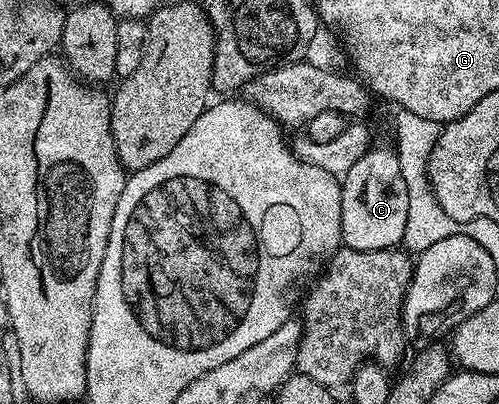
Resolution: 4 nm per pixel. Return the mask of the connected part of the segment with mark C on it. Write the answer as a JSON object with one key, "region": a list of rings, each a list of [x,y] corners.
{"region":[[[370,147],[359,159],[359,163],[355,163],[355,167],[351,167],[343,174],[341,181],[341,243],[344,248],[354,249],[355,251],[379,251],[380,249],[391,249],[401,245],[403,239],[403,227],[407,227],[407,183],[403,183],[403,171],[399,171],[399,159],[396,152],[392,148],[377,149]]]}

